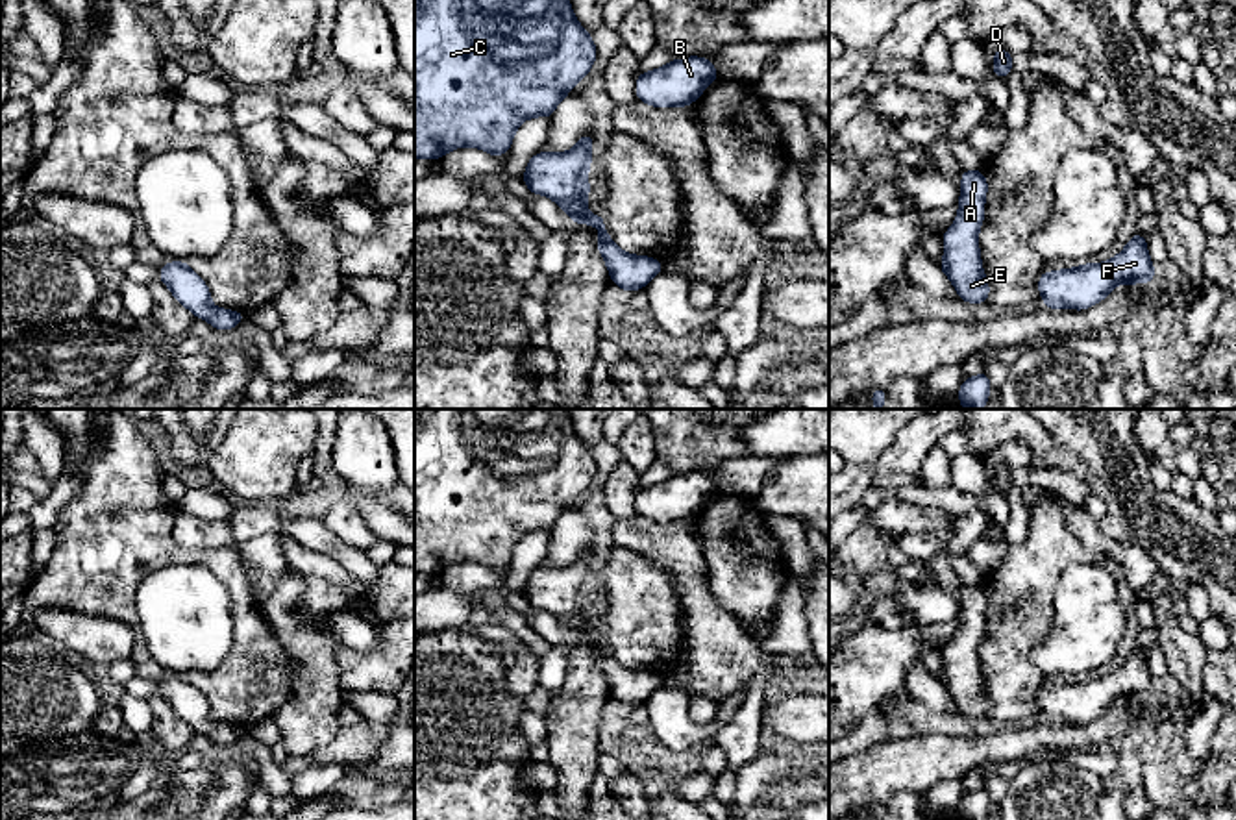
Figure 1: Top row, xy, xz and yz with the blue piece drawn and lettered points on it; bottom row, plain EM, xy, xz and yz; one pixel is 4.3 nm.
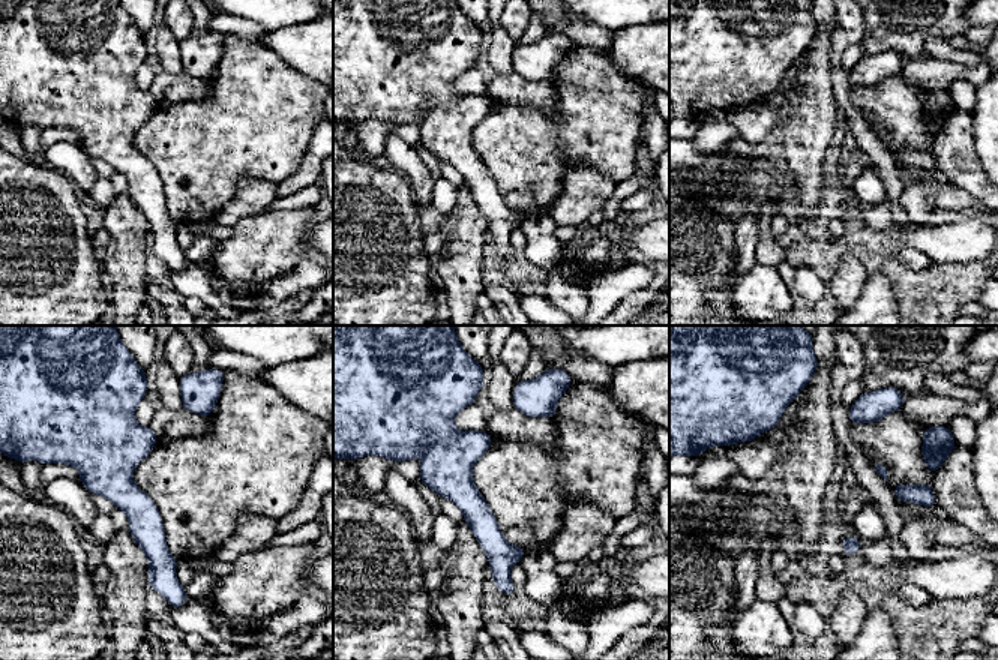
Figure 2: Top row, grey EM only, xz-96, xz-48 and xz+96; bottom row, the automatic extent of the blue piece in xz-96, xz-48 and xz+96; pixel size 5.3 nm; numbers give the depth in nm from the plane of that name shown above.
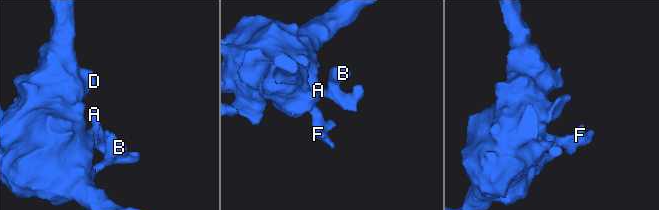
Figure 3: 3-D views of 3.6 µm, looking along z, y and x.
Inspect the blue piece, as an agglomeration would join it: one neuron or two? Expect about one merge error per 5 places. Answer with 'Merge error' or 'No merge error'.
No merge error

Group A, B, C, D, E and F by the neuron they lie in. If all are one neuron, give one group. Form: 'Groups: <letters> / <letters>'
Groups: A B C D E F

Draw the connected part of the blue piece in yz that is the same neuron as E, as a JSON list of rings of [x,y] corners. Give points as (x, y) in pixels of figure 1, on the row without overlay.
[[[979,583],[964,585],[960,598],[958,627],[953,640],[944,646],[944,674],[938,681],[960,714],[986,718],[990,700],[983,687],[979,644],[984,635],[988,598]]]

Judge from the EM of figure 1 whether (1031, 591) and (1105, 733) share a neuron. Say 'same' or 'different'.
different

